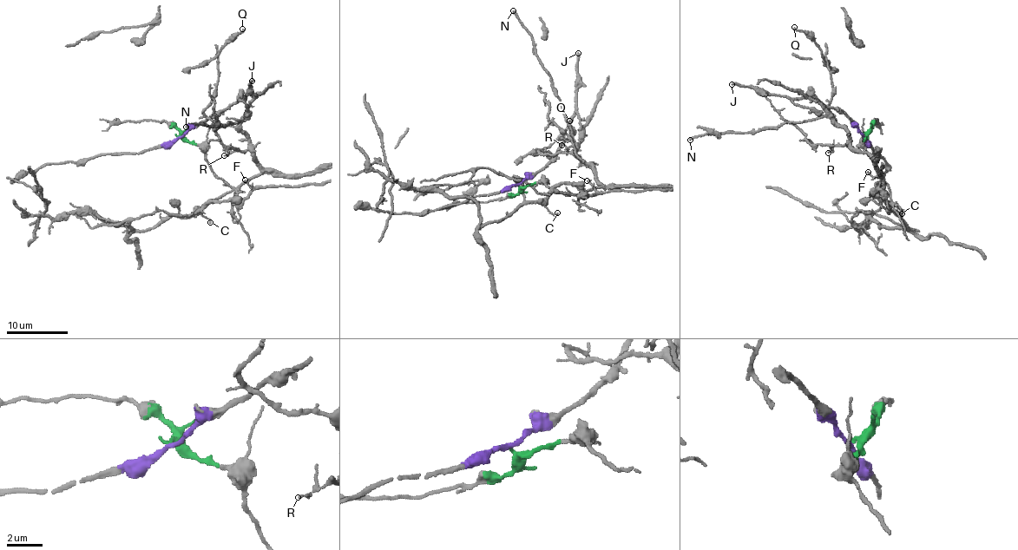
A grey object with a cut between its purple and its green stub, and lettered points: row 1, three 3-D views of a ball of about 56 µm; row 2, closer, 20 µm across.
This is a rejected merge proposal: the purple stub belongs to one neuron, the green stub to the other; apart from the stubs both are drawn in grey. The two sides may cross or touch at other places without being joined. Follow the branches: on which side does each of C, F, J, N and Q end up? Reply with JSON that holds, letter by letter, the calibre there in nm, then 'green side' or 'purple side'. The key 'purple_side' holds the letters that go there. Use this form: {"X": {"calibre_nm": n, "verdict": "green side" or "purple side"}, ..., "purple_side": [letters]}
{"C": {"calibre_nm": 160, "verdict": "green side"}, "F": {"calibre_nm": 170, "verdict": "green side"}, "J": {"calibre_nm": 240, "verdict": "purple side"}, "N": {"calibre_nm": 240, "verdict": "purple side"}, "Q": {"calibre_nm": 240, "verdict": "purple side"}, "purple_side": ["J", "N", "Q"]}

